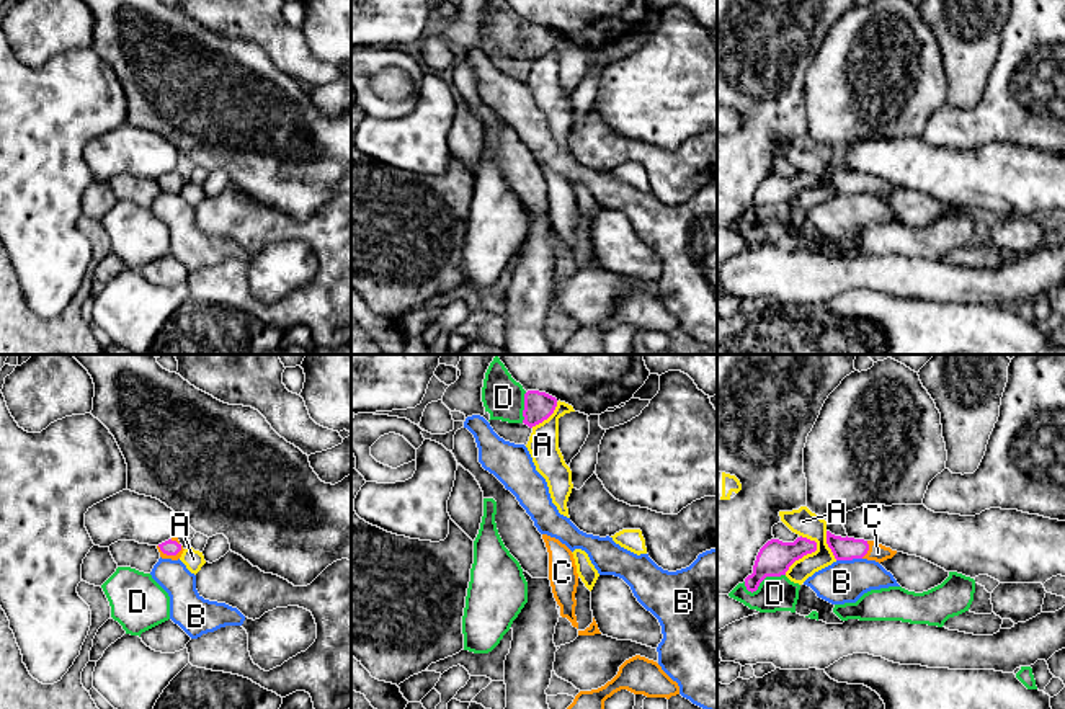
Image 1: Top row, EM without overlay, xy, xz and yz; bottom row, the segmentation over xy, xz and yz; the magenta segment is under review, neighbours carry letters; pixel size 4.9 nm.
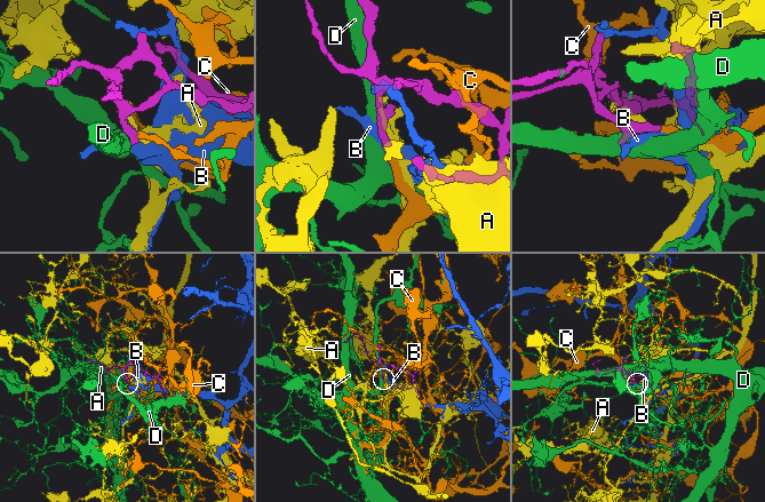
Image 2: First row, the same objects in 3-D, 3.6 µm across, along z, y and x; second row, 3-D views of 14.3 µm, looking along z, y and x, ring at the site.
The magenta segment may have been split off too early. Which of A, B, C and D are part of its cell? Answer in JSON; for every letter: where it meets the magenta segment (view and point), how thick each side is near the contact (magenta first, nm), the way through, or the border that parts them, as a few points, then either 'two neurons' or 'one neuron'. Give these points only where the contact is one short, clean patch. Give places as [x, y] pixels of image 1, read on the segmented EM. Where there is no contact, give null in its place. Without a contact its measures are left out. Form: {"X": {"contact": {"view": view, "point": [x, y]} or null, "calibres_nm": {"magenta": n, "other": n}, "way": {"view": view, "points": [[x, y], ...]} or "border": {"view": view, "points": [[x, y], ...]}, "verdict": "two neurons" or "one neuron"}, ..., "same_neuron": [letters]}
{"A": {"contact": {"view": "yz", "point": [804, 554]}, "calibres_nm": {"magenta": 170, "other": 140}, "verdict": "two neurons"}, "B": {"contact": {"view": "yz", "point": [848, 559]}, "calibres_nm": {"magenta": 110, "other": 200}, "verdict": "two neurons"}, "C": {"contact": {"view": "yz", "point": [868, 549]}, "calibres_nm": {"magenta": 110, "other": 90}, "verdict": "one neuron"}, "D": {"contact": {"view": "yz", "point": [763, 579]}, "calibres_nm": {"magenta": 170, "other": 180}, "border": {"view": "yz", "points": [[784, 574], [766, 577], [752, 592], [744, 585]]}, "verdict": "two neurons"}, "same_neuron": ["C"]}

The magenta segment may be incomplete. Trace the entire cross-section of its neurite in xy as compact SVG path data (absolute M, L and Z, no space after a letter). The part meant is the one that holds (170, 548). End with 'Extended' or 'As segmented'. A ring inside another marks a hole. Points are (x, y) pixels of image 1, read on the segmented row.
M176 536L158 544L157 549L162 559L172 559L172 560L178 560L185 551Z. Extended

